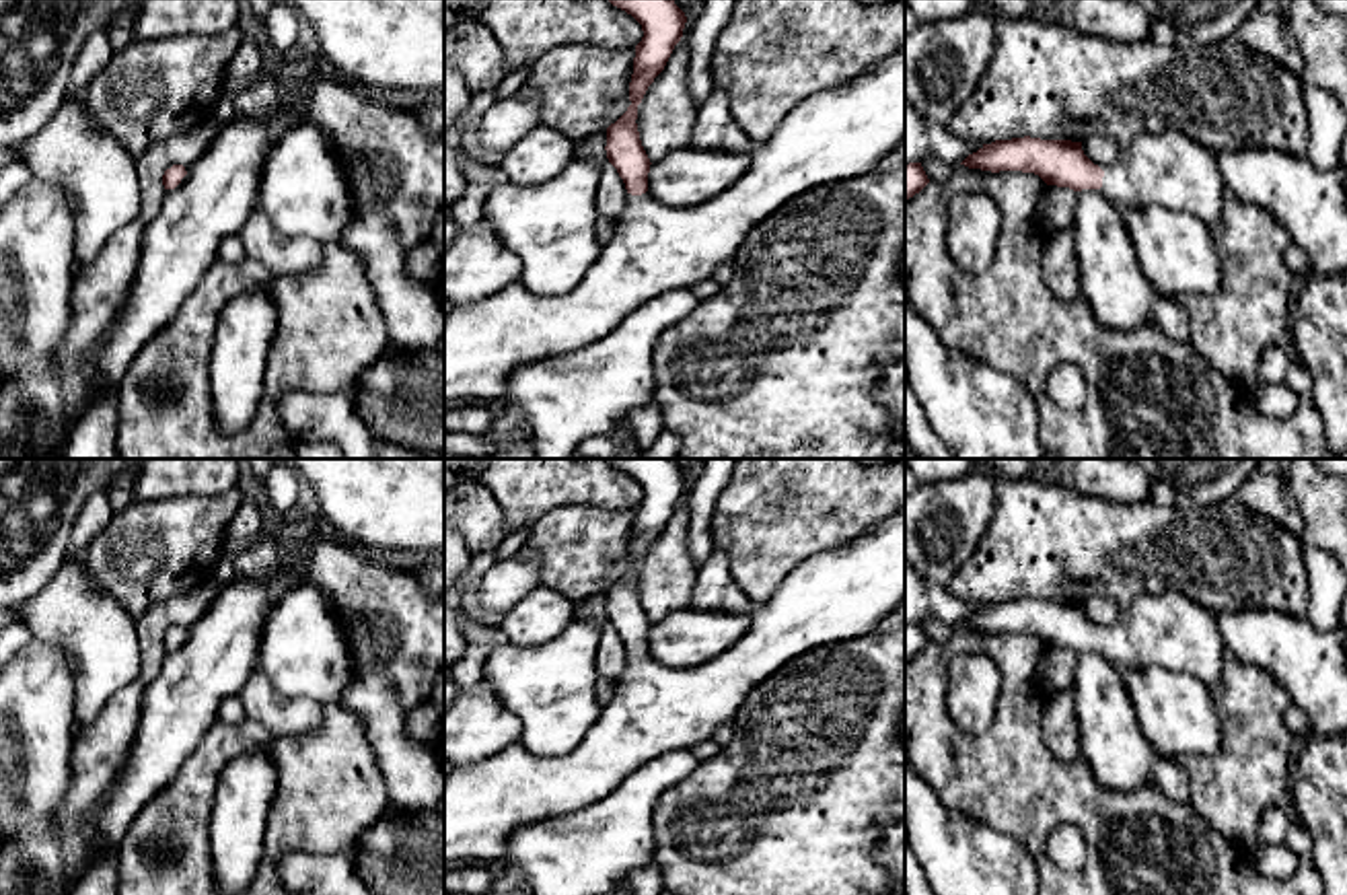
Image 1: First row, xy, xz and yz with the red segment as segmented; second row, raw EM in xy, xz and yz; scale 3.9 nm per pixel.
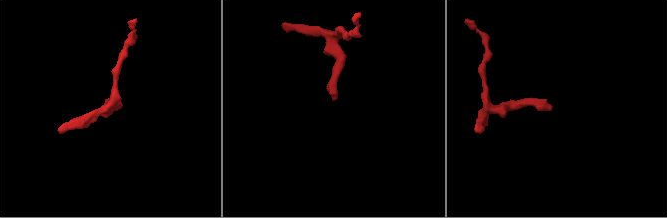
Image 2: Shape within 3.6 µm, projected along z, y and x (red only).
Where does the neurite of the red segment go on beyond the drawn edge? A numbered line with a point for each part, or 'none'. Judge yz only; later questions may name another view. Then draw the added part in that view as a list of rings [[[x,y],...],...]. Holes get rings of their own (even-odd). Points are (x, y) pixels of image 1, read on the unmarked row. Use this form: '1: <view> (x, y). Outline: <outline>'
1: yz (1173, 630). Outline: [[[1180,590],[1141,595],[1113,625],[1100,630],[1104,638],[1098,652],[1121,671],[1162,665],[1191,673],[1207,687],[1222,677],[1228,650],[1217,613]]]

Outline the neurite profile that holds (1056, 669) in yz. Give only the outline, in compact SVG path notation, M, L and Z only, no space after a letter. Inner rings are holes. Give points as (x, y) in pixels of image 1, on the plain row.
M1047 646L1036 665L1041 689L1045 693L1071 689L1076 663L1078 652L1069 648Z

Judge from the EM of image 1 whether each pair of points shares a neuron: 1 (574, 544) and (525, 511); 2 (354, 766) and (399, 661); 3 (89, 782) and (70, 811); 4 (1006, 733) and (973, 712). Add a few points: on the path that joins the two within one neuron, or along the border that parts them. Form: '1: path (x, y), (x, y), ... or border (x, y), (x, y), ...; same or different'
1: border (587, 507), (554, 507), (531, 525); different
2: border (336, 700), (365, 727), (369, 747), (385, 782); different
3: path (87, 789), (77, 805); same
4: border (1000, 675), (992, 723), (981, 733), (961, 731); different

